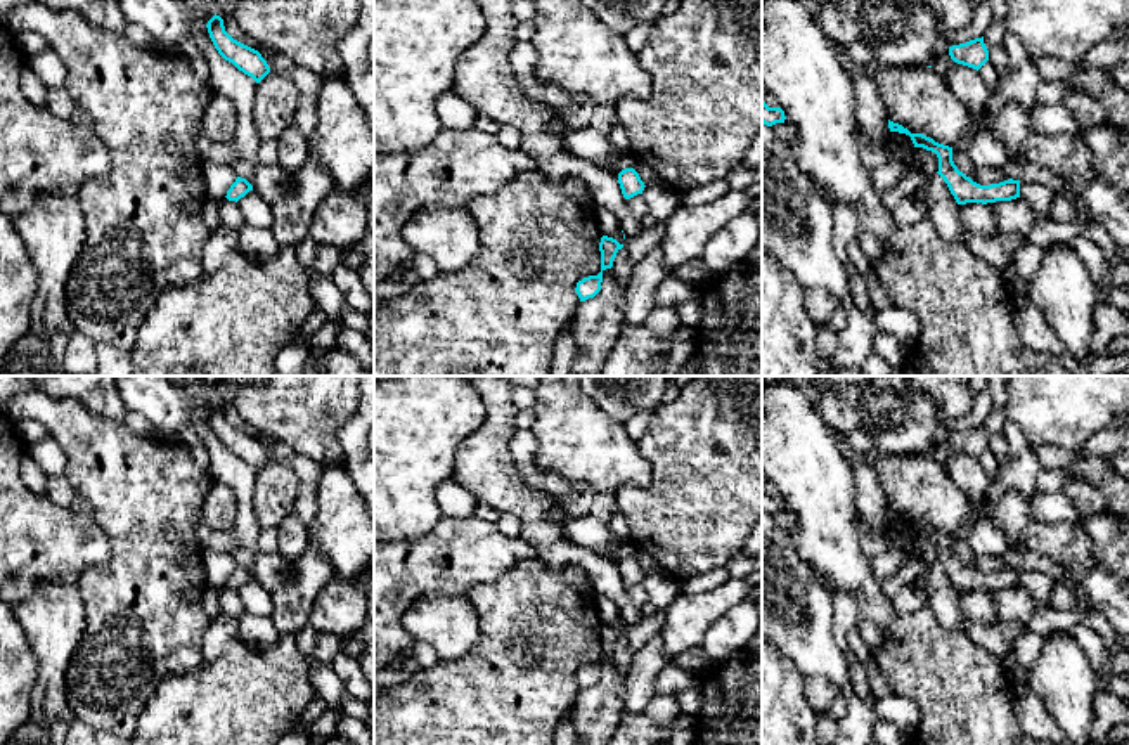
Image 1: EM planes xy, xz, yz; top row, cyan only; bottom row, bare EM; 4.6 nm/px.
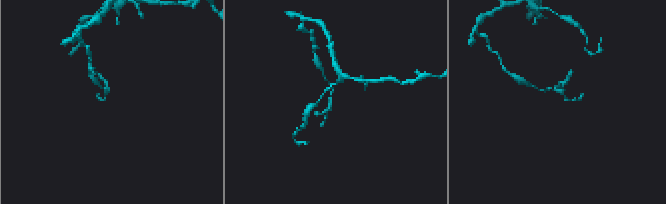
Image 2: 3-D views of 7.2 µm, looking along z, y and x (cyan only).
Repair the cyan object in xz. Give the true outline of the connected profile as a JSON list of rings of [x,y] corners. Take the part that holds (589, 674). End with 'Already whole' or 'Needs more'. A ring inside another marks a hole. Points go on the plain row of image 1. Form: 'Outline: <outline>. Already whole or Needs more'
Outline: [[[603,624],[599,631],[601,639],[601,660],[597,664],[584,665],[577,670],[577,683],[580,690],[594,686],[601,679],[603,660],[613,655],[616,641],[623,636],[616,627]]]. Already whole

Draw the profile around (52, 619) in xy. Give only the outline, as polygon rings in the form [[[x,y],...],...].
[[[43,582],[35,594],[14,605],[35,653],[38,676],[29,698],[29,717],[48,731],[54,722],[69,724],[66,676],[83,639],[85,606],[78,586]]]

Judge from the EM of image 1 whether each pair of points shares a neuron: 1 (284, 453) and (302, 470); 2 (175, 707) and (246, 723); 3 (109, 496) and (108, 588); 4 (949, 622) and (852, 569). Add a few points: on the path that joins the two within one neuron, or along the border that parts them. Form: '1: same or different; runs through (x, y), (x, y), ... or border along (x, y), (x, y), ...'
1: same; runs through (288, 456), (298, 466)
2: same; runs through (193, 709), (206, 723), (229, 723)
3: same; runs through (122, 518), (122, 565)
4: different; border along (927, 605), (946, 629), (963, 633)

